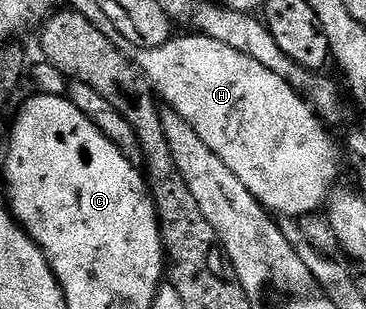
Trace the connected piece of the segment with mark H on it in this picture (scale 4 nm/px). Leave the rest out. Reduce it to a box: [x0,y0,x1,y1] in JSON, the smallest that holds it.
[103,24,342,219]

